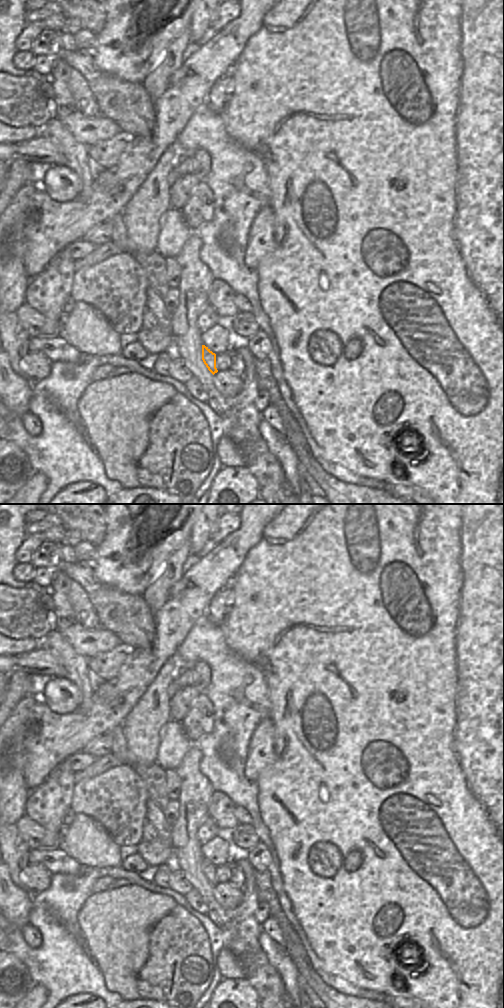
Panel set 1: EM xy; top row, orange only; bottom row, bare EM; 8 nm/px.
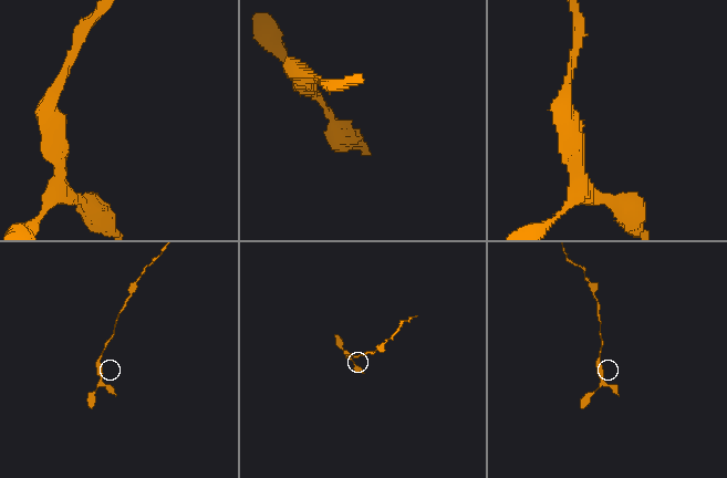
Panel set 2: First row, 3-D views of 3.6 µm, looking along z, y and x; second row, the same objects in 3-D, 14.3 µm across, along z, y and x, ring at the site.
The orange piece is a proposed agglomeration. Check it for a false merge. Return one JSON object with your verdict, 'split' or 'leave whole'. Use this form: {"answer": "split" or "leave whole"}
{"answer": "leave whole"}

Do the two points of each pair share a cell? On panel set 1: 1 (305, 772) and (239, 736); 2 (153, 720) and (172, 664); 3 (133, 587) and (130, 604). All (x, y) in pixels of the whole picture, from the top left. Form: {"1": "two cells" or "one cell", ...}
{"1": "two cells", "2": "one cell", "3": "two cells"}

